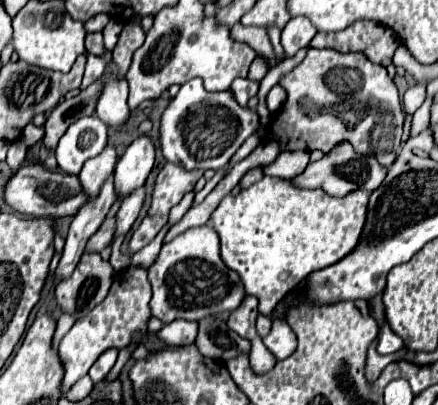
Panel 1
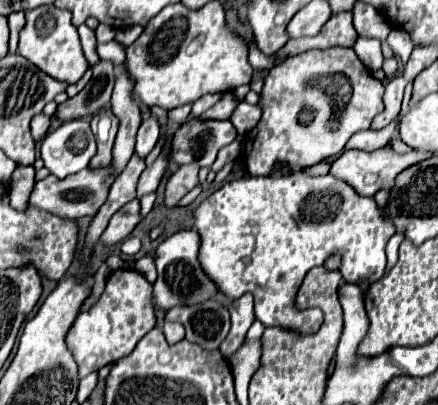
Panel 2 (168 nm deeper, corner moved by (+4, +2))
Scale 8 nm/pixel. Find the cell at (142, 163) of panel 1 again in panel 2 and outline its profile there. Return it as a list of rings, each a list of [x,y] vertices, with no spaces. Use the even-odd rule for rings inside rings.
[[[154,116],[148,118],[148,120],[144,120],[144,122],[140,124],[140,130],[138,130],[138,136],[136,136],[134,154],[140,156],[140,158],[146,158],[146,156],[150,154],[150,150],[156,146],[158,136],[160,136],[158,120],[156,120]]]

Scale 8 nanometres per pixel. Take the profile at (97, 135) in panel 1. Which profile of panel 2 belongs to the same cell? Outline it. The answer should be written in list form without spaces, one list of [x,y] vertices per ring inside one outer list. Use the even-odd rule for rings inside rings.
[[[76,118],[58,126],[42,140],[44,166],[58,178],[84,170],[96,154],[96,140],[86,118]]]

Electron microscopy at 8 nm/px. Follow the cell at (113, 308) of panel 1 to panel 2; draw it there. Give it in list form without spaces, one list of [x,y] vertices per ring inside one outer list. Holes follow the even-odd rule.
[[[132,268],[114,270],[108,280],[100,300],[86,312],[80,312],[72,328],[68,330],[66,344],[78,364],[78,378],[100,370],[108,362],[116,362],[128,356],[138,340],[150,332],[156,324],[156,314],[152,308],[152,284]]]

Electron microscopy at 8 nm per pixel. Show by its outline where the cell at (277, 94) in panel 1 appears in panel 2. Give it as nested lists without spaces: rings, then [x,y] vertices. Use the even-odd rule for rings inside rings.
[[[240,102],[238,108],[234,110],[234,114],[230,116],[230,120],[236,126],[236,130],[238,130],[240,136],[248,134],[258,124],[258,120],[260,120],[260,104],[252,106],[252,104]]]

